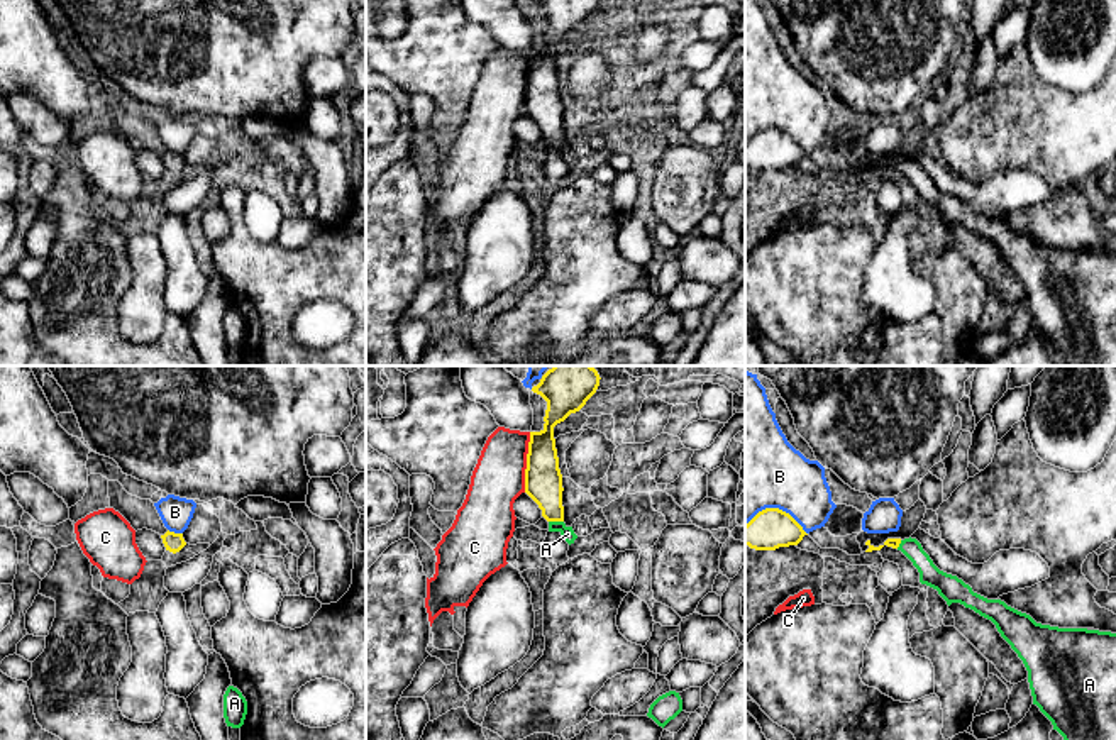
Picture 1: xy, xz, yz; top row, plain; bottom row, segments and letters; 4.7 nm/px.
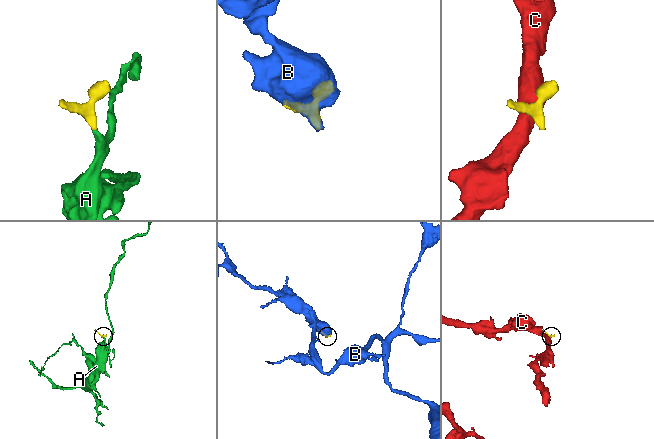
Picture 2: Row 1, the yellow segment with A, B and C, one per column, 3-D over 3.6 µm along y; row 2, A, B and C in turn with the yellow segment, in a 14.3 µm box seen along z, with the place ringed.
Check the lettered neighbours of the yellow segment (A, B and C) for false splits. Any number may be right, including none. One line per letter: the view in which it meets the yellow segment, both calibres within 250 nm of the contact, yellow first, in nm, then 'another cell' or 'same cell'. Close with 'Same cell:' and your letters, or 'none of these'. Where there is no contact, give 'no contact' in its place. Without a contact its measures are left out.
A: xz | 180/70 nm | same cell
B: yz | 190/440 nm | another cell
C: xz | 180/260 nm | another cell
Same cell: A

